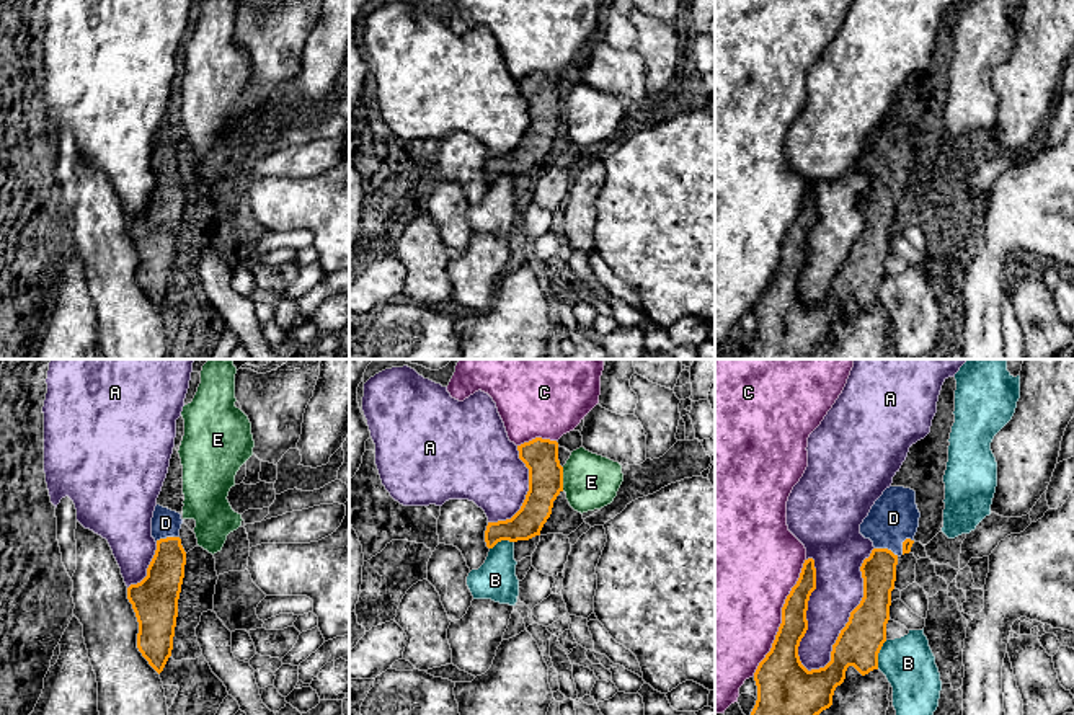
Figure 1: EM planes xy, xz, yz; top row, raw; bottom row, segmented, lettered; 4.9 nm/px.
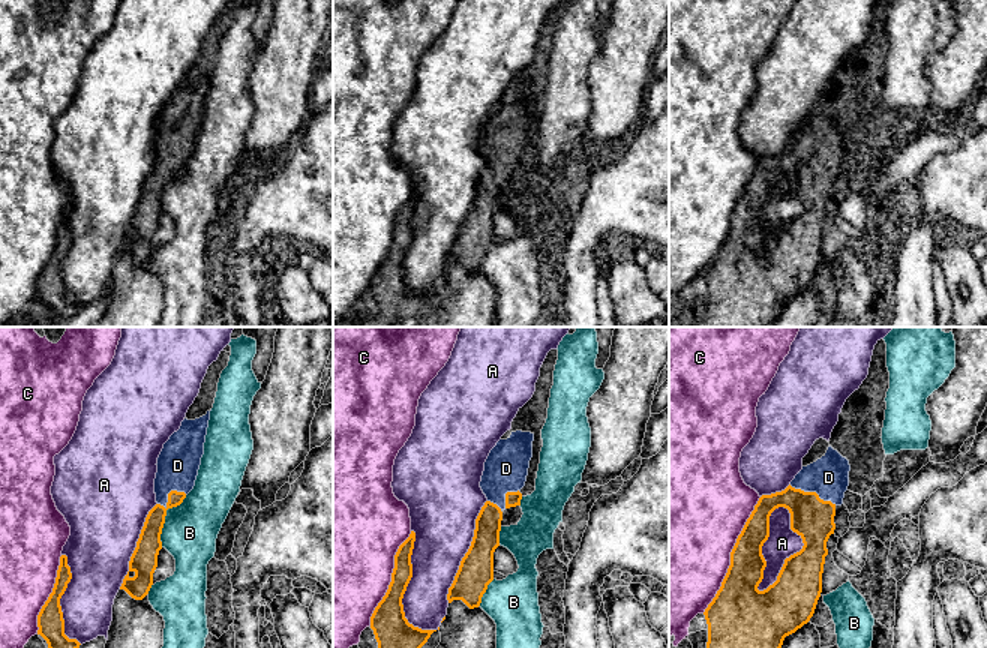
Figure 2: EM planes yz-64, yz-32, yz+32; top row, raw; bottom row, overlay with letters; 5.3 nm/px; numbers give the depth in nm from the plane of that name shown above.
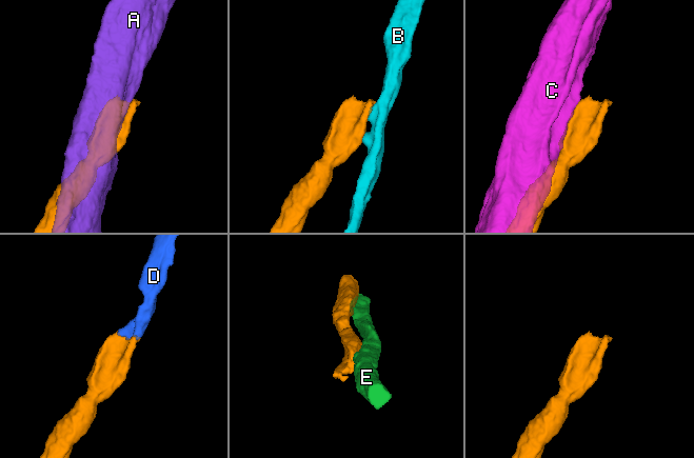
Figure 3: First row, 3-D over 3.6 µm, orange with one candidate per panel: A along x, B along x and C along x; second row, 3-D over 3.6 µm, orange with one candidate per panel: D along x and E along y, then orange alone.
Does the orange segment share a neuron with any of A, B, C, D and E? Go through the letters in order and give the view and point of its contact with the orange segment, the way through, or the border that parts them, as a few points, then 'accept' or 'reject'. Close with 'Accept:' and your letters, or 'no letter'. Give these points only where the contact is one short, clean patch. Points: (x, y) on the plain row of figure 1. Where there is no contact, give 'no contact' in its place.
A: contact yz (851, 248); reject
B: contact yz (877, 289); reject
C: contact yz (782, 252); reject
D: contact xy (167, 172); way xy (162, 221), (167, 204), (167, 172), (165, 157); accept
E: contact xz (562, 113); reject
Accept: D

